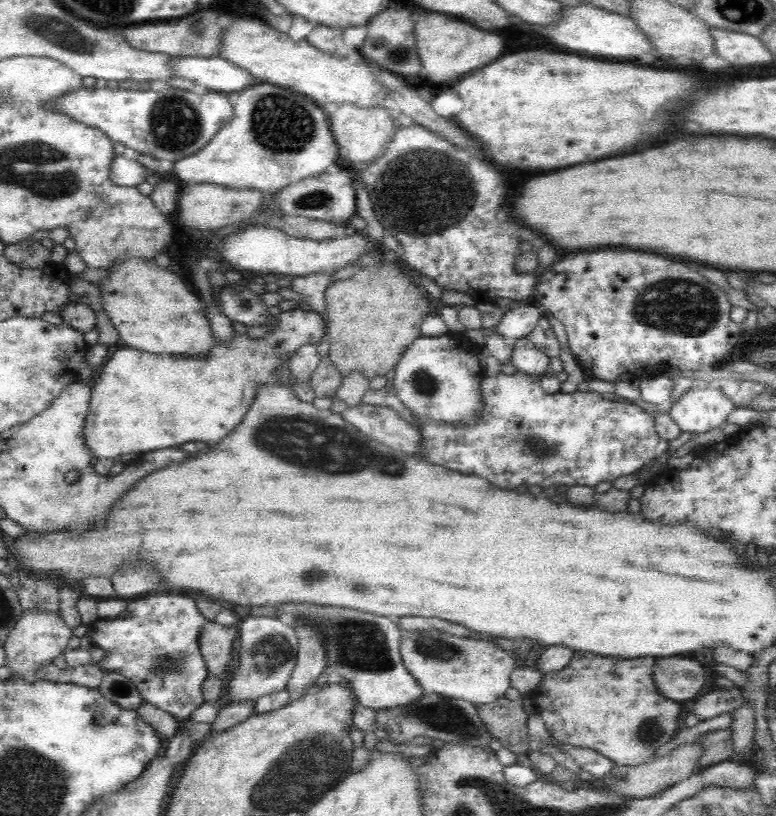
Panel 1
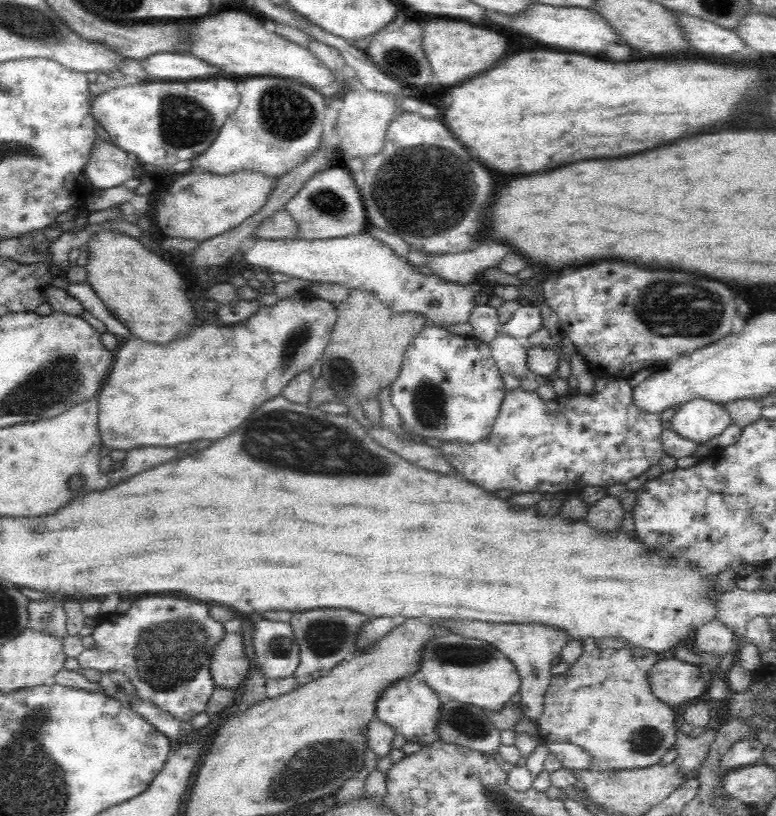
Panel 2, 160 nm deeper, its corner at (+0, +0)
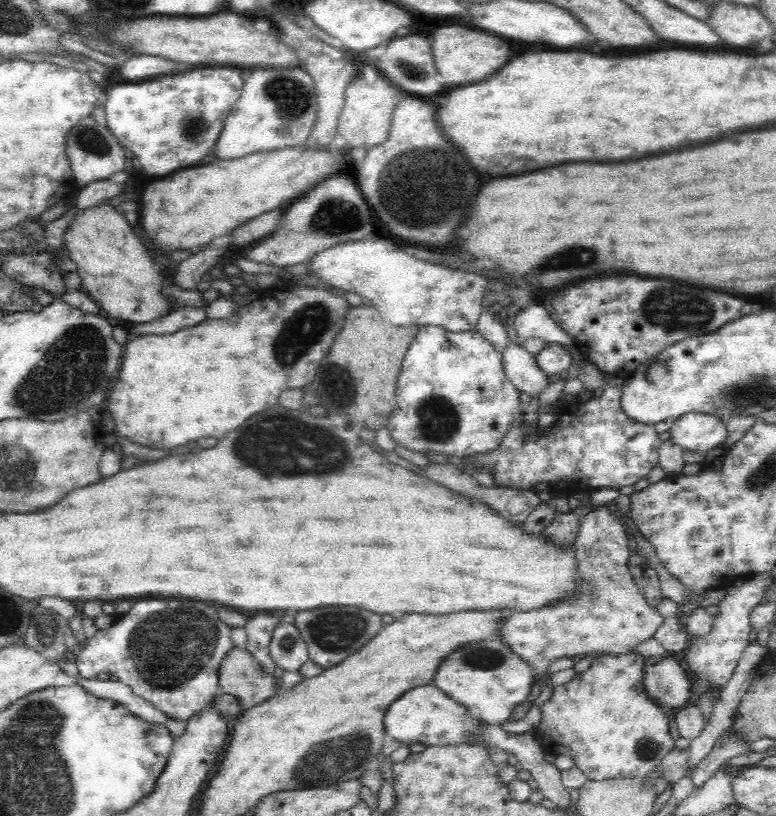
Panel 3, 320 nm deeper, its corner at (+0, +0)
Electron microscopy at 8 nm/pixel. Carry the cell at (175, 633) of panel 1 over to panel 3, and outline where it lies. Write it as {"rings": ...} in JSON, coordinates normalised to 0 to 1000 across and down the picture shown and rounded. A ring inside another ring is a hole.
{"rings":[[[196,733],[180,735],[146,766],[128,773],[111,788],[99,804],[99,817],[106,832],[126,835],[125,828],[139,824],[162,838],[180,855],[196,862],[198,868],[216,880],[242,884],[264,868],[271,855],[284,848],[282,821],[285,811],[300,795],[299,770],[284,760],[281,743],[272,738],[255,738],[242,733]]]}

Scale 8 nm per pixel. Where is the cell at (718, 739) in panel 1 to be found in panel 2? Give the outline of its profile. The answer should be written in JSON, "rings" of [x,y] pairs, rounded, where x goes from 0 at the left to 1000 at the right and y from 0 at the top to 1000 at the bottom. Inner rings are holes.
{"rings":[[[910,893],[903,902],[892,904],[872,895],[870,918],[874,926],[866,934],[871,938],[874,947],[884,953],[889,946],[899,946],[910,930],[921,901],[920,893]]]}

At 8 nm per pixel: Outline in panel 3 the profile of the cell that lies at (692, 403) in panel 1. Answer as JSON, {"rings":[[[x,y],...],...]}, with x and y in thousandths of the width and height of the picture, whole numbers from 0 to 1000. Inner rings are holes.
{"rings":[[[883,507],[863,525],[865,540],[884,554],[911,554],[933,547],[937,539],[934,517],[919,507]]]}

